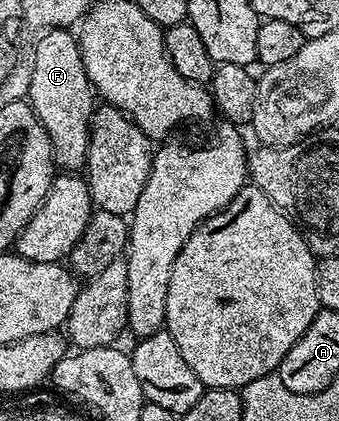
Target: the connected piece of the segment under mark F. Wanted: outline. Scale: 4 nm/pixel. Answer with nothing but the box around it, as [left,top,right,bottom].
[27,29,97,173]

